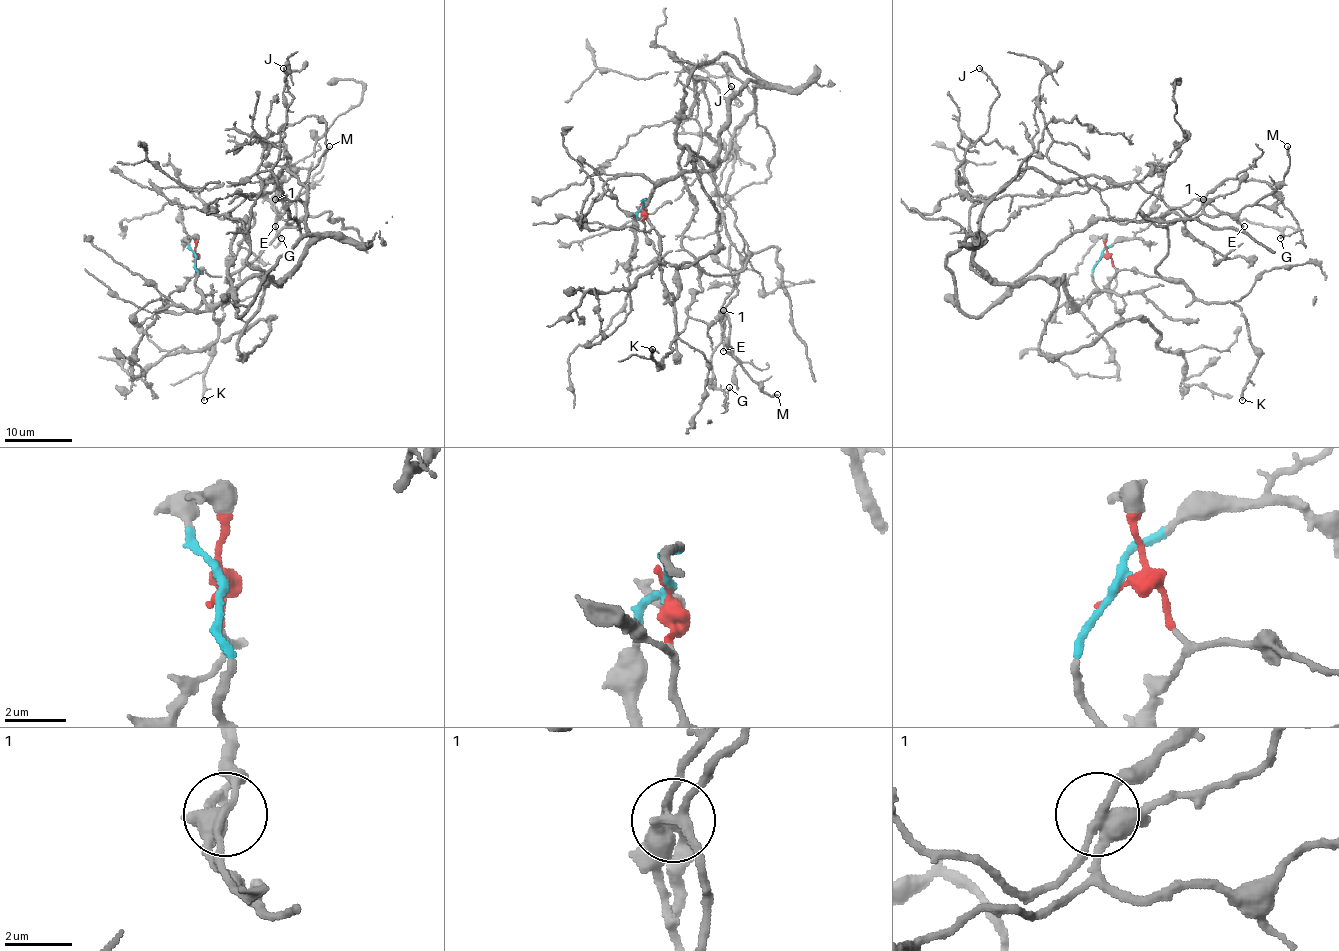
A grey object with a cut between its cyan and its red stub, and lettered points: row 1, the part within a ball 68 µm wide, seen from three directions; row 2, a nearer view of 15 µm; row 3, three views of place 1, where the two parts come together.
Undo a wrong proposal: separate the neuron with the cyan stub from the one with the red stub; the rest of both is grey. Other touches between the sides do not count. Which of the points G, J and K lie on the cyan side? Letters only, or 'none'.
G, J

